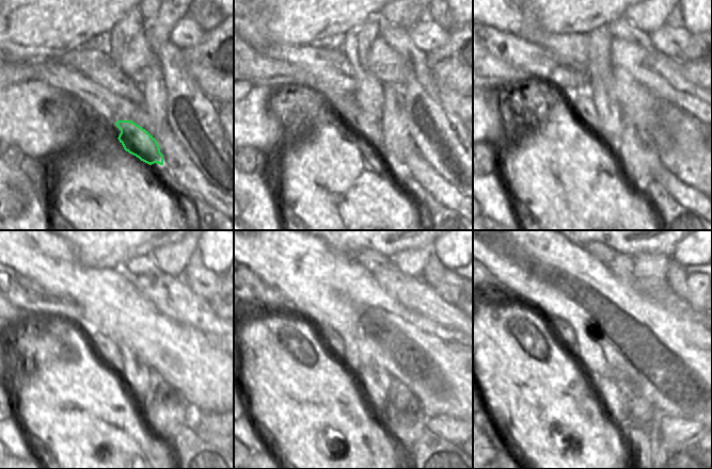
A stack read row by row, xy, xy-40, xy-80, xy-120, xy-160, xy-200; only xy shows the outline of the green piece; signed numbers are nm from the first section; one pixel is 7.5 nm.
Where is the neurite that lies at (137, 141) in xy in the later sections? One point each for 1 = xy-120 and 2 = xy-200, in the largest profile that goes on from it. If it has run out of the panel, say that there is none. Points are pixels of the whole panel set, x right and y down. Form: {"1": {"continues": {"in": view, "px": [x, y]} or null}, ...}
{"1": {"continues": {"in": "xy-120", "px": [108, 350]}}, "2": {"continues": {"in": "xy-200", "px": [565, 333]}}}

